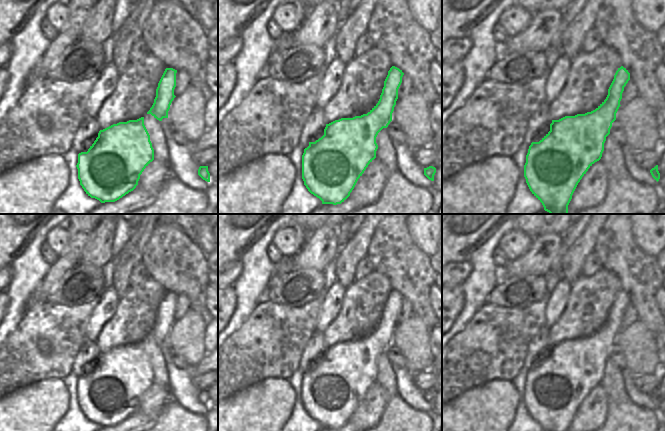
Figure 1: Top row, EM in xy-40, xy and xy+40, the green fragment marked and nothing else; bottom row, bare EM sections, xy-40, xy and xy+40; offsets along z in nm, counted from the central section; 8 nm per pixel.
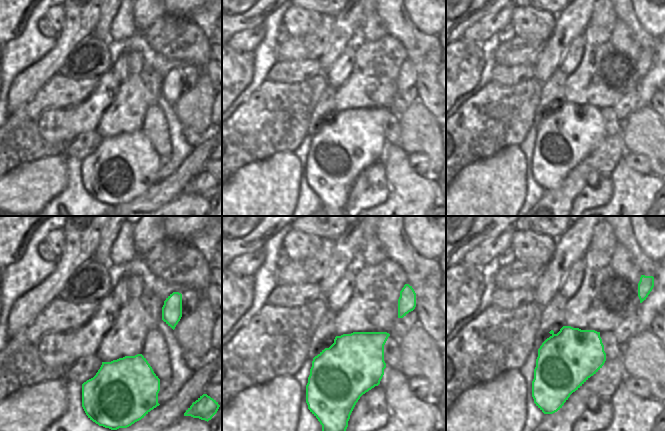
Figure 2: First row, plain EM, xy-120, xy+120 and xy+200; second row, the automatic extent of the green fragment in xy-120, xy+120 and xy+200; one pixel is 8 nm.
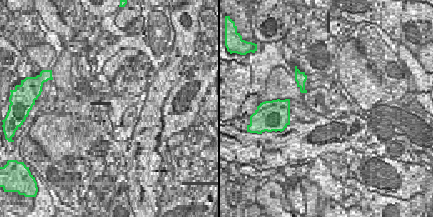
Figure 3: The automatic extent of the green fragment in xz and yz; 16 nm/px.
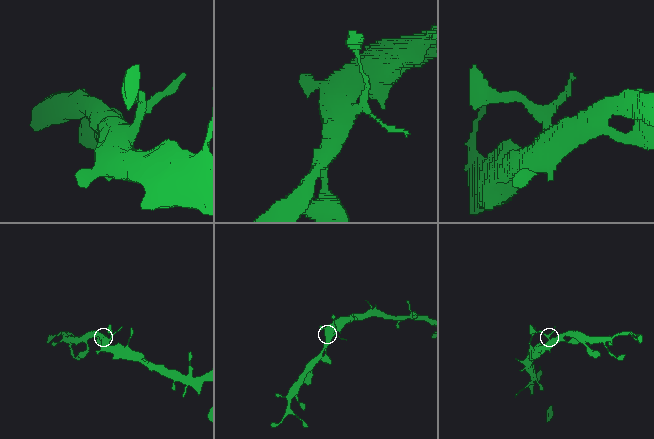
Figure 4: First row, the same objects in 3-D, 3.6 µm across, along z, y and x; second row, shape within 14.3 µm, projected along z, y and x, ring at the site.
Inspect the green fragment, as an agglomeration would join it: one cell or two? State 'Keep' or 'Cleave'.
Keep

